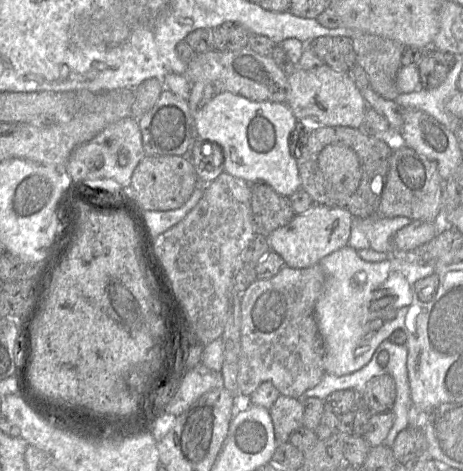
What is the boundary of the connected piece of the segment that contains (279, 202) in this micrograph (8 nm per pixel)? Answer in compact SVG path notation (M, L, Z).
M265 182L249 184L251 224L256 235L267 237L296 215L289 197L280 195Z

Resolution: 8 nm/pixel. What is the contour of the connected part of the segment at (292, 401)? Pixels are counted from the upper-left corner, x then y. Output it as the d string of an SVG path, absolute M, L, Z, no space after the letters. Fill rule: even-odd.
M280 395L269 412L277 444L288 442L290 434L303 426L304 407L298 398Z

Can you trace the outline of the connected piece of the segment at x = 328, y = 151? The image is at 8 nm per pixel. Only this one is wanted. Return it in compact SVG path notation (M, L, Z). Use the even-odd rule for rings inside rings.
M344 144L326 146L320 153L318 165L325 179L337 191L350 195L361 180L361 168L356 152Z

